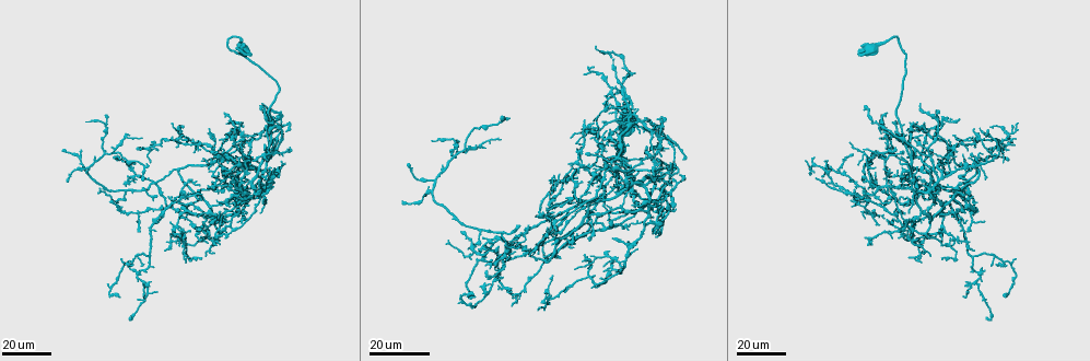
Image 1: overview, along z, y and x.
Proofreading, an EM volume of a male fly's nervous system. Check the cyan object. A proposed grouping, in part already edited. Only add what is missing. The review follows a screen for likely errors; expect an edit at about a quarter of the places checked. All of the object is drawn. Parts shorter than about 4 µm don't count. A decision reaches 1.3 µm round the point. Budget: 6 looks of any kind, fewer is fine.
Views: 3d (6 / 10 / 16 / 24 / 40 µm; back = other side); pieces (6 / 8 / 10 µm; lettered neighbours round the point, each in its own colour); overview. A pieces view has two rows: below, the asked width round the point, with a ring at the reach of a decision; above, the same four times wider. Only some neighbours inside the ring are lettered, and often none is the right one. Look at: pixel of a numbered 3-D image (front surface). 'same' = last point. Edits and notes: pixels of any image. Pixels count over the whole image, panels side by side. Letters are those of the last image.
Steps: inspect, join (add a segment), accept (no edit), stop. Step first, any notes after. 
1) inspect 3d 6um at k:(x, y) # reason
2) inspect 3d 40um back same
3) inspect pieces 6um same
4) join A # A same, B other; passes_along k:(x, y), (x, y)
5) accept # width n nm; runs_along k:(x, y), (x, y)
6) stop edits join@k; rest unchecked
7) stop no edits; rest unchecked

inspect 3d 40um at 1:(225, 112) # thin end

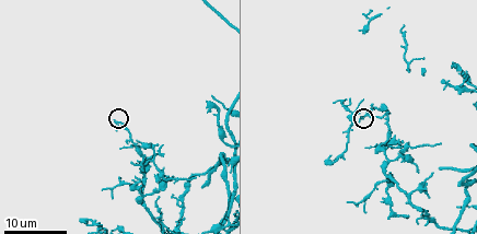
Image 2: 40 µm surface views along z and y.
inspect pieces 6um at 2:(359, 122)

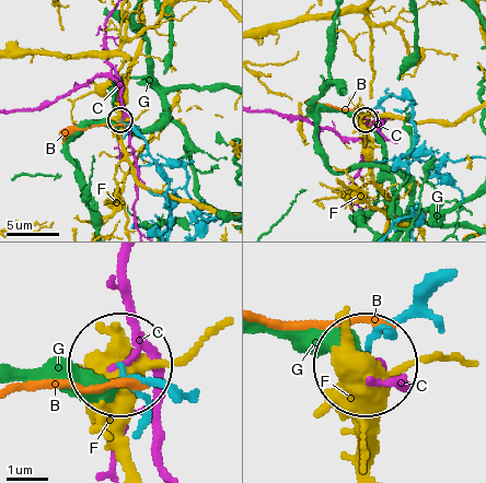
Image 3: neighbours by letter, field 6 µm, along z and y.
accept # B other, C other, F other, G other; runs_along 3:(172, 399), (120, 367); none of them fits

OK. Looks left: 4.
inspect 3d 40um at 1:(990, 126)

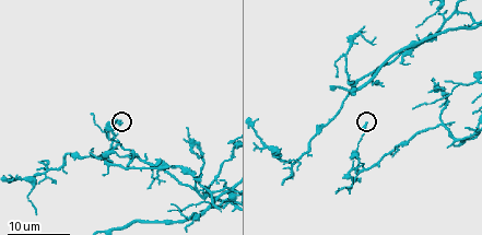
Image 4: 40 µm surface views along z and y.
inspect 3d 6um at 4:(366, 122)

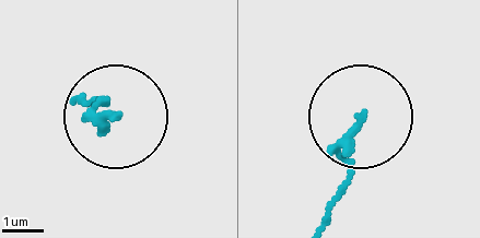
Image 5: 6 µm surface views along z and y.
inspect pieces 8um at 5:(114, 116)

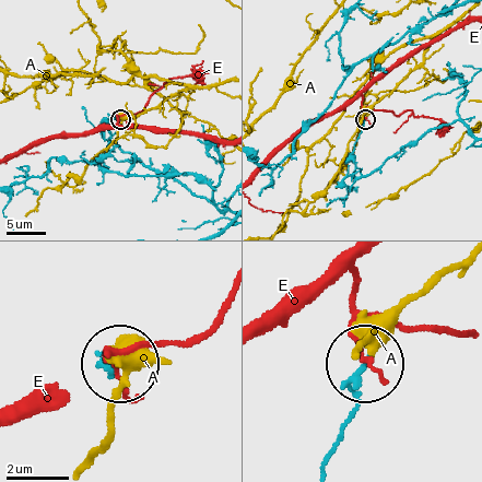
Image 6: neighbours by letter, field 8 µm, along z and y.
accept # A other, E other; runs_along 6:(324, 466), (361, 366); none of them fits

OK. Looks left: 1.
stop no edits; rest unchecked

